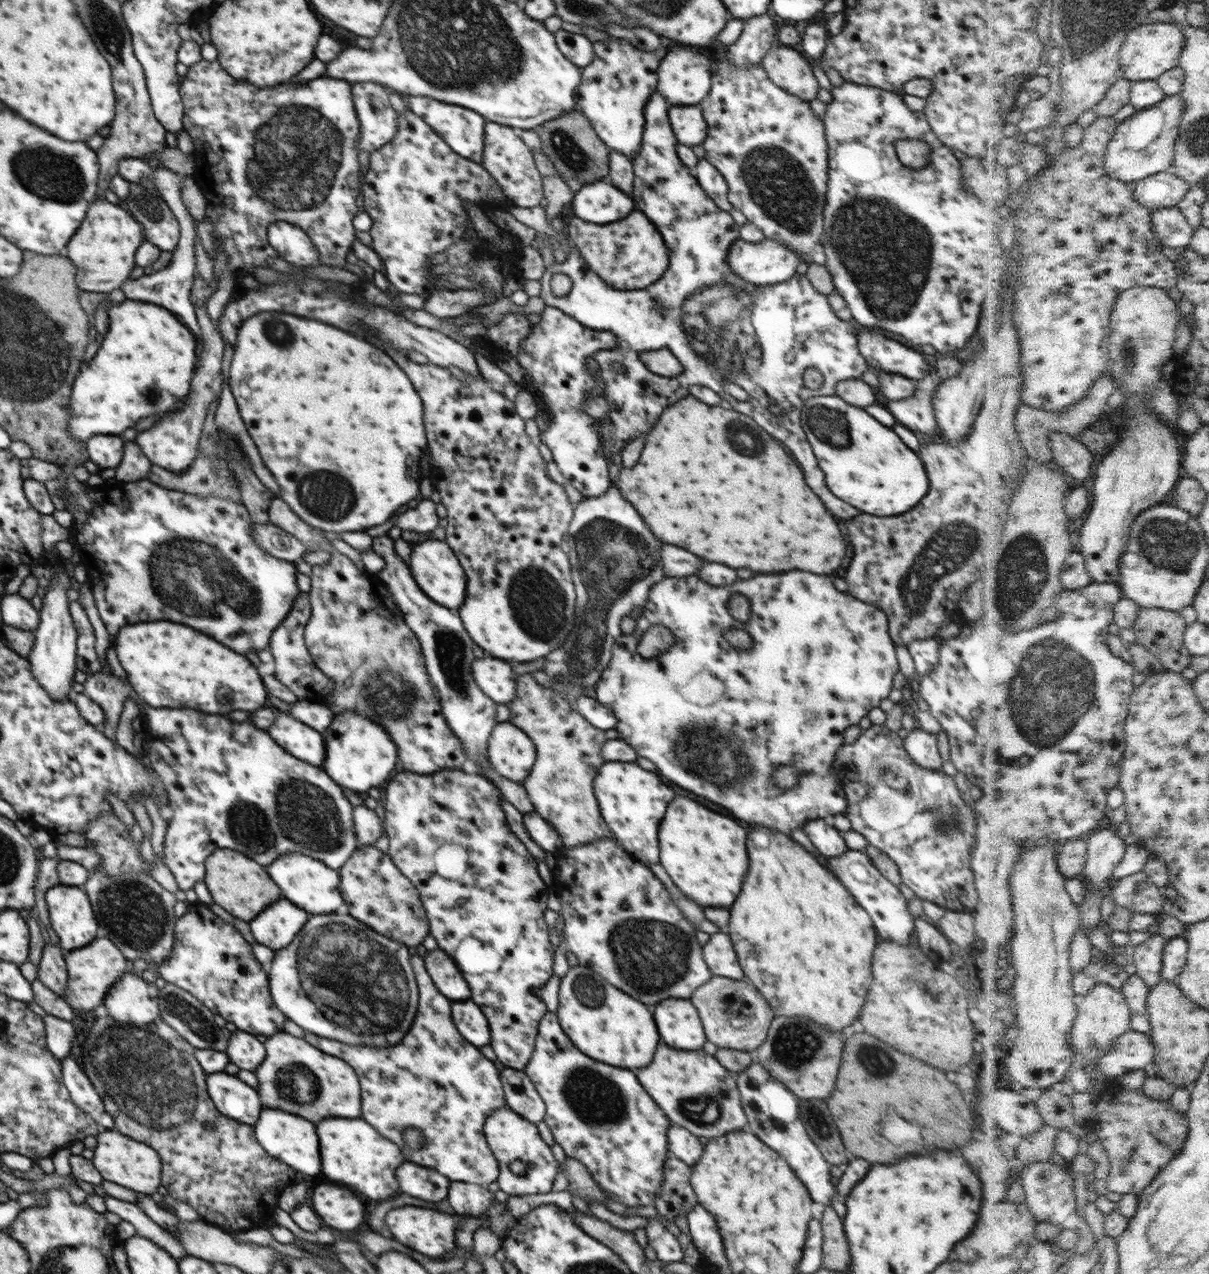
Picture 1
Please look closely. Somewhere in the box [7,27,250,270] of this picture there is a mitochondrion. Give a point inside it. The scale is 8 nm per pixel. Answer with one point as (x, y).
(43, 170)

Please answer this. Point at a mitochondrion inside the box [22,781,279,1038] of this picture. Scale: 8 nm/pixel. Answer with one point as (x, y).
(135, 915)

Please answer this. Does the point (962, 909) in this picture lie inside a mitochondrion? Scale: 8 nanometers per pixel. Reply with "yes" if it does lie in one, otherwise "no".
no

